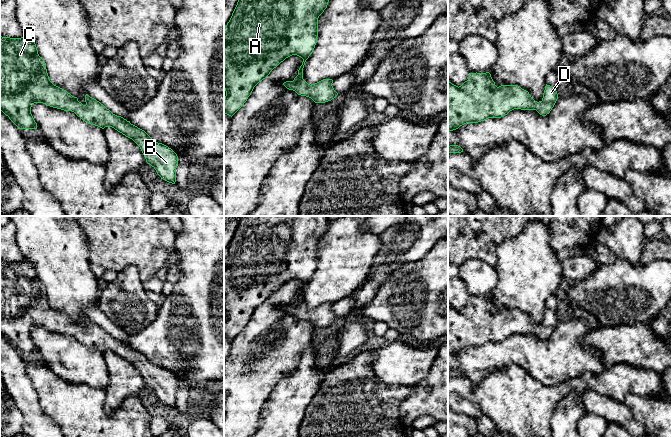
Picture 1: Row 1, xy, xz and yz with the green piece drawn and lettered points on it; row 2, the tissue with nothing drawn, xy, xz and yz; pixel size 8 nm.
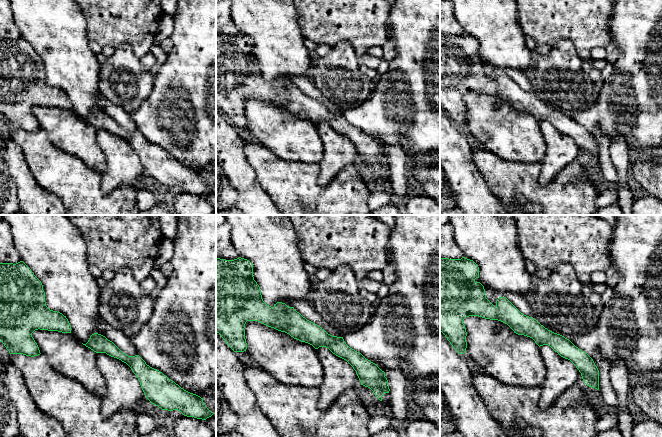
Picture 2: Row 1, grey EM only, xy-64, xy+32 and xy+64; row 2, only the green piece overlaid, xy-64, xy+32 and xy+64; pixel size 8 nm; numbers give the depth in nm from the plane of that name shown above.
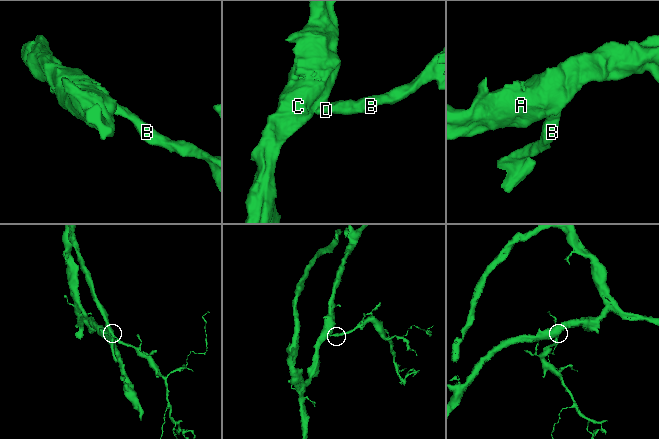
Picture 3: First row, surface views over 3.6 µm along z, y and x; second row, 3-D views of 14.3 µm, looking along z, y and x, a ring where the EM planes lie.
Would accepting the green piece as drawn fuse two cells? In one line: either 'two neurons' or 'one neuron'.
one neuron

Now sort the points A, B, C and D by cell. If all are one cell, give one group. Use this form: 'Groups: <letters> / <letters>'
Groups: A B C D

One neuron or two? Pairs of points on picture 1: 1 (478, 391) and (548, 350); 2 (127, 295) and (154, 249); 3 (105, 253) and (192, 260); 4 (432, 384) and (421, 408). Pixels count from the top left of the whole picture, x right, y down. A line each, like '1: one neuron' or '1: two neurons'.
1: two neurons
2: two neurons
3: two neurons
4: one neuron

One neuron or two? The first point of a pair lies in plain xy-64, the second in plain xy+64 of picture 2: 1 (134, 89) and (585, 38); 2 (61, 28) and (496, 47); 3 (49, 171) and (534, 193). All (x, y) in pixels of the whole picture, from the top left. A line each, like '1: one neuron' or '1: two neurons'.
1: two neurons
2: one neuron
3: one neuron

